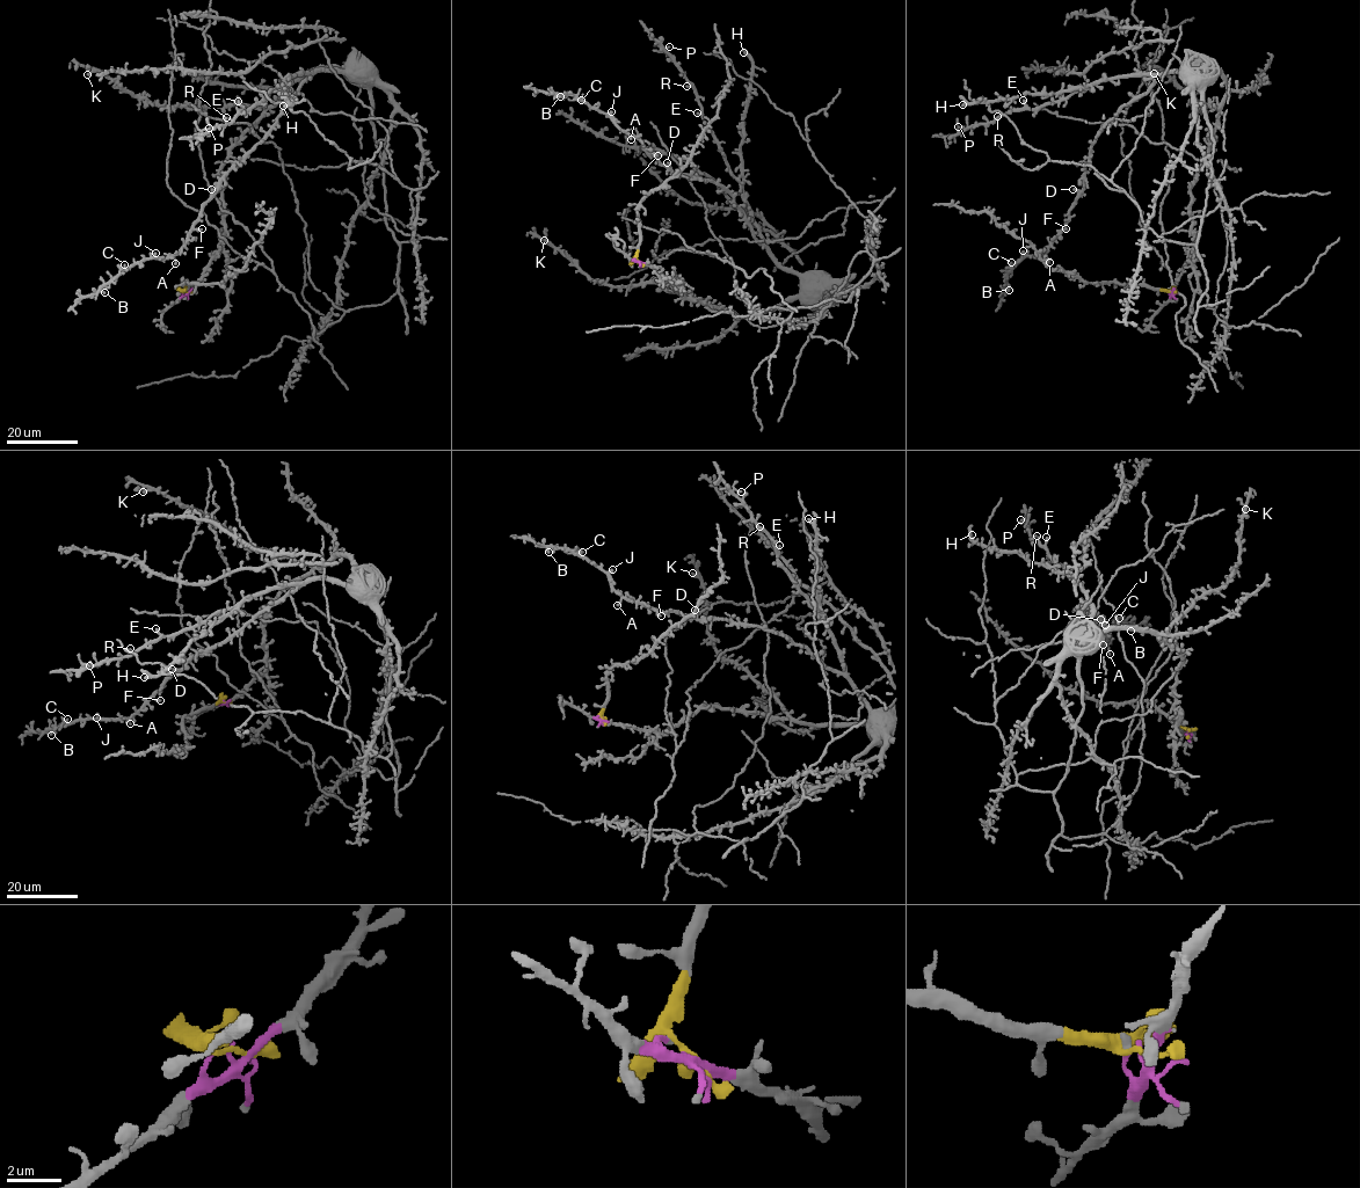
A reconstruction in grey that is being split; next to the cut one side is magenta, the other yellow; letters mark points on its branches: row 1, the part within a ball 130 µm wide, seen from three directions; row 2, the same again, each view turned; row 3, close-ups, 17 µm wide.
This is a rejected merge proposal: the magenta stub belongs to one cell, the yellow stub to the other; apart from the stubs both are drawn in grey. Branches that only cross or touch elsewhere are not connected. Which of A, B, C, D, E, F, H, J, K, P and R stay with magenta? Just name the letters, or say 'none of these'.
A, B, C, D, E, F, H, J, K, P, R

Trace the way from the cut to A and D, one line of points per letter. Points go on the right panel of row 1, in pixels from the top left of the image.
A: (1170, 290), (1195, 249), (1190, 184), (1227, 90), (1216, 71), (1163, 72), (1103, 128), (1049, 262)
D: (1170, 290), (1195, 249), (1190, 184), (1226, 79), (1215, 71), (1163, 72), (1095, 138), (1083, 188), (1073, 189)

